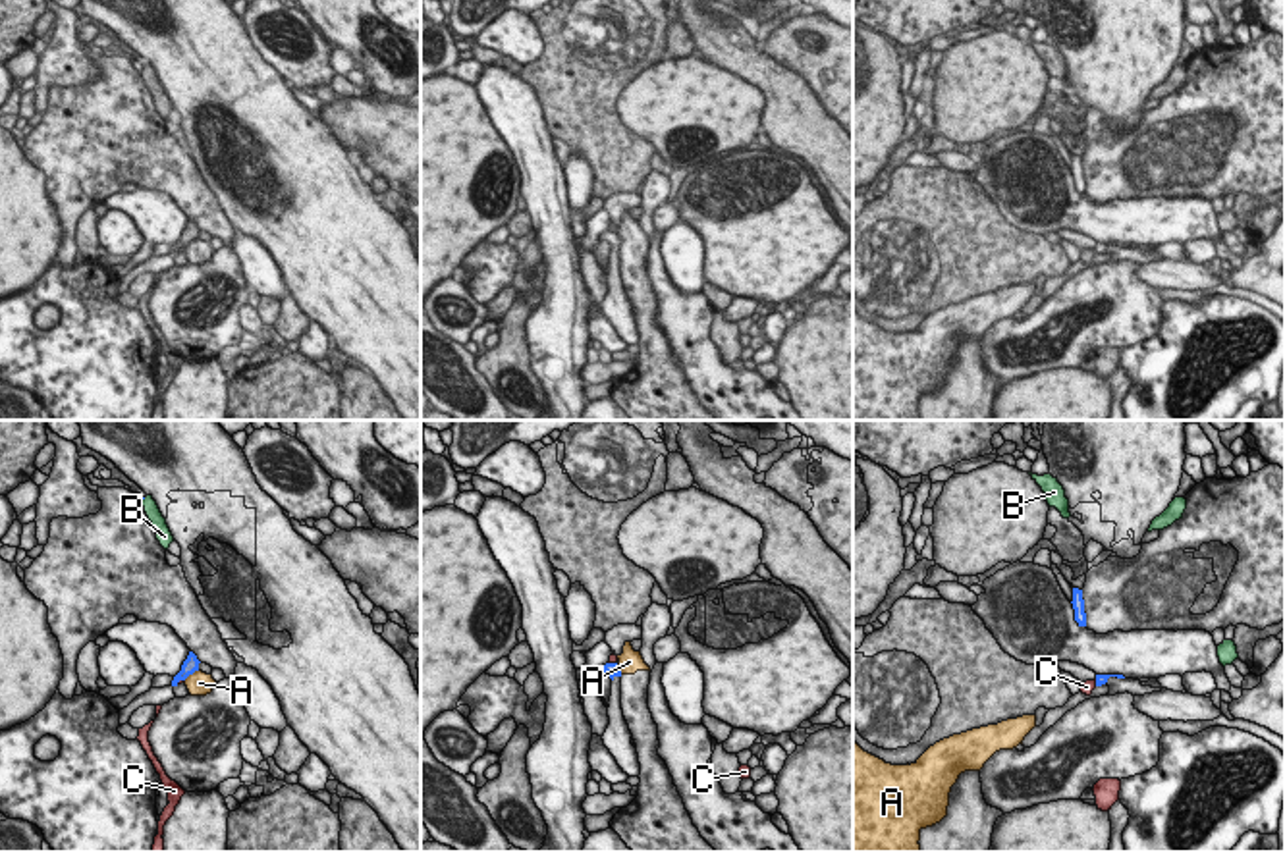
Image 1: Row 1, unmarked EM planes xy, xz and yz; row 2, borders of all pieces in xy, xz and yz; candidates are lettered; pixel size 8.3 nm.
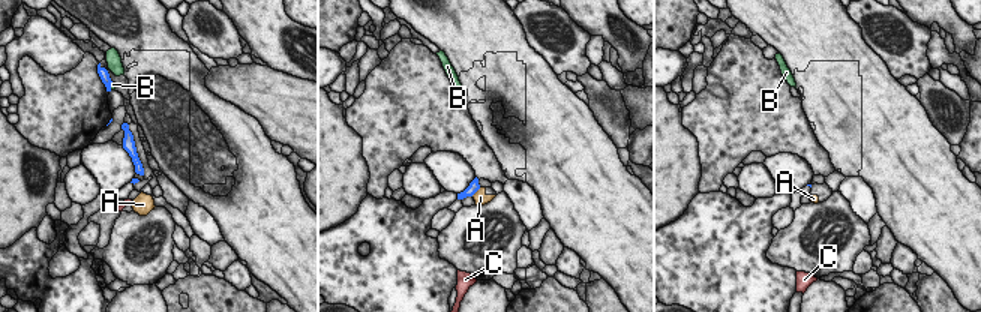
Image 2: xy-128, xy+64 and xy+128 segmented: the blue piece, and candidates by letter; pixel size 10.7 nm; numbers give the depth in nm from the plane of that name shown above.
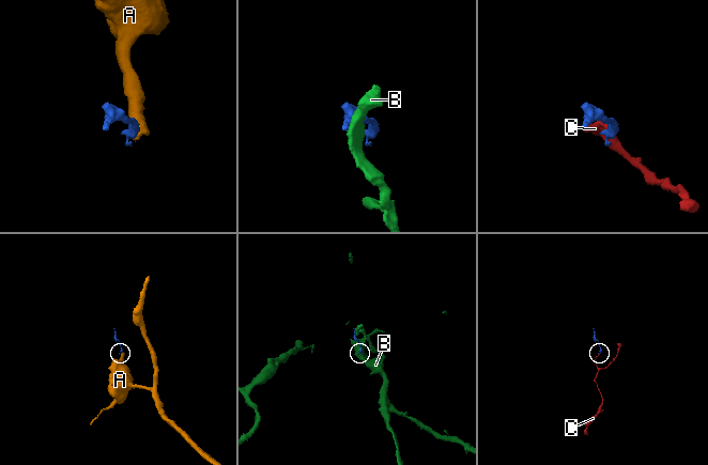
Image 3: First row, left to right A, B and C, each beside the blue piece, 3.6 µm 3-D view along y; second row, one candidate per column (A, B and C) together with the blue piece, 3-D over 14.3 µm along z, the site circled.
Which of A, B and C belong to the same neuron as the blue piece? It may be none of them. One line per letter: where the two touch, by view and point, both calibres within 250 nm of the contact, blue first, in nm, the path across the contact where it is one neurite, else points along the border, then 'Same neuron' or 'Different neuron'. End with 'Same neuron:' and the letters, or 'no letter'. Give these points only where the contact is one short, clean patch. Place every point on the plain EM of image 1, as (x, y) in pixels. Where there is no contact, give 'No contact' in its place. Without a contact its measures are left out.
A: Touches blue at xy (190, 241). Thickness 130 nm (blue) against 200 nm. Boundary: xy (197, 238), (184, 247). Different neuron
B: Touches blue at xy (141, 70). Thickness 60 nm (blue) against 120 nm. Boundary: xy (145, 66), (141, 72). Different neuron
C: Touches blue at xy (180, 247). Thickness 130 nm (blue) against 30 nm. Boundary: xy (184, 247), (176, 251). Different neuron
Same neuron: no letter.

